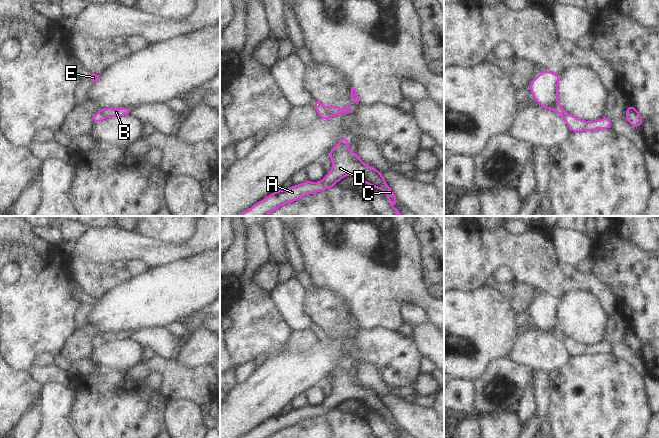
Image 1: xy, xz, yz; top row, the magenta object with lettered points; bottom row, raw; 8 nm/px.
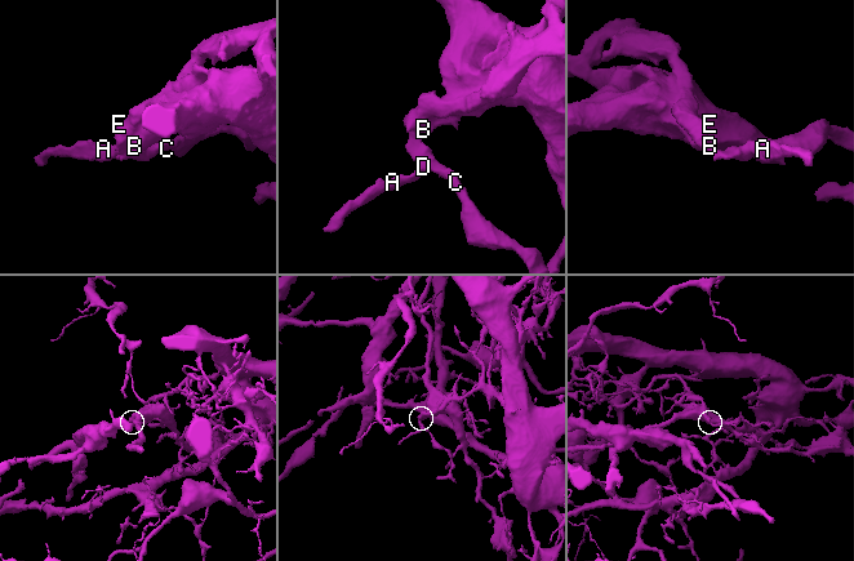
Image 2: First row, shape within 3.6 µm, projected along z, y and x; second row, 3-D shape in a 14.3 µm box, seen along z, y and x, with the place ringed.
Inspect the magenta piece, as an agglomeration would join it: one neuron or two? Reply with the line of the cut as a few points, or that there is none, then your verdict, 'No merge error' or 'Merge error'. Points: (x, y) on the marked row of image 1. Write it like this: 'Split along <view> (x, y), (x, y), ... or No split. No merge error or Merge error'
Split along xz (325, 108), (332, 115). Merge error

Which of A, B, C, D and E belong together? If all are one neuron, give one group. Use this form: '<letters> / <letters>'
A C D E / B

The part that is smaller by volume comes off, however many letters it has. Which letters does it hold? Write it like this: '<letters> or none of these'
B

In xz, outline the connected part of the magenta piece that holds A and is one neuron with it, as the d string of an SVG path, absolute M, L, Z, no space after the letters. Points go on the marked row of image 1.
M345 136L329 152L328 157L332 160L332 170L319 182L306 180L302 184L293 185L287 190L277 190L262 201L255 203L250 209L243 211L238 216L267 216L277 208L295 202L308 195L327 190L336 186L337 182L345 176L354 175L364 181L364 185L384 190L388 202L393 205L398 201L392 188L385 181L384 176L374 167L365 164L358 156L357 152L350 152L348 144L350 139Z

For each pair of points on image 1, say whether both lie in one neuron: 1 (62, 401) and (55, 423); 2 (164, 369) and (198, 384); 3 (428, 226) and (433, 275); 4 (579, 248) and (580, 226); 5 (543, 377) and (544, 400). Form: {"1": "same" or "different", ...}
{"1": "same", "2": "same", "3": "same", "4": "different", "5": "same"}

